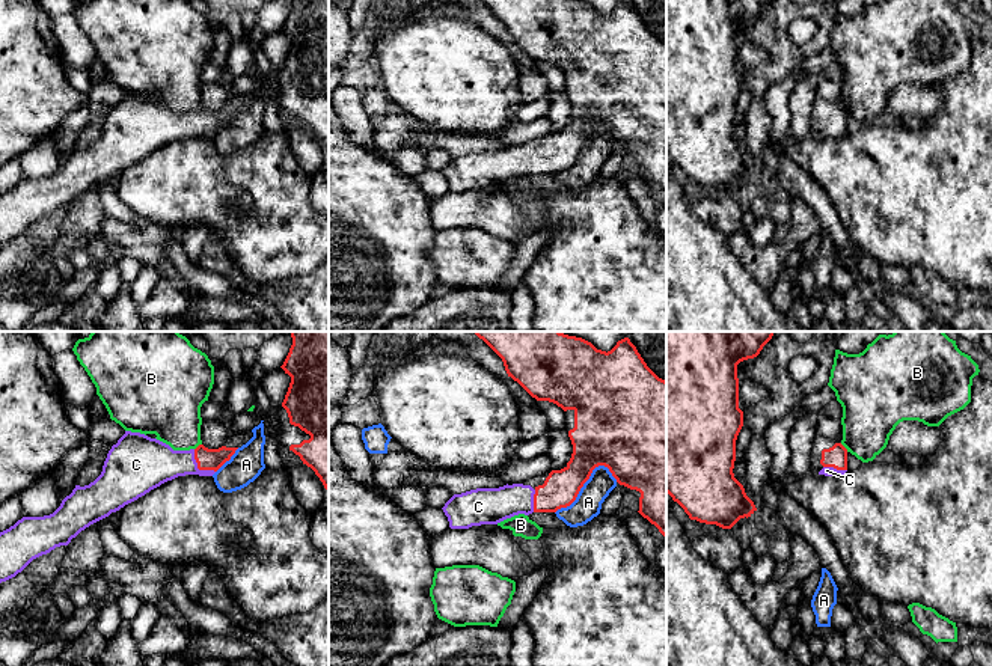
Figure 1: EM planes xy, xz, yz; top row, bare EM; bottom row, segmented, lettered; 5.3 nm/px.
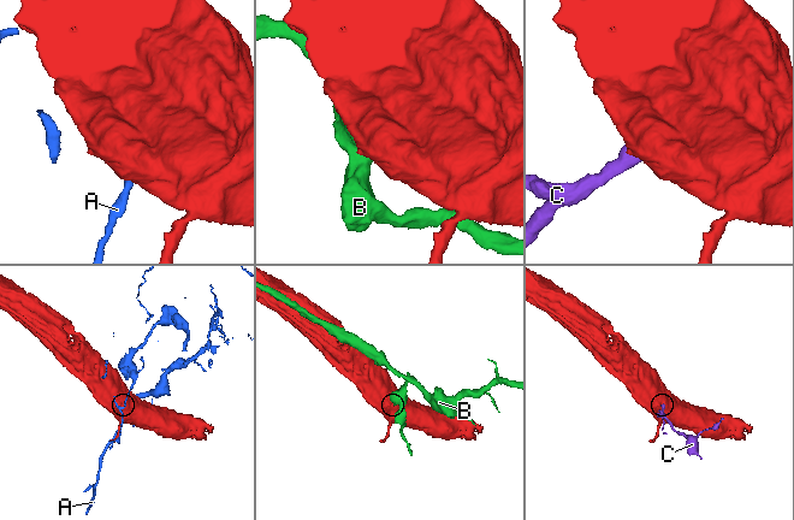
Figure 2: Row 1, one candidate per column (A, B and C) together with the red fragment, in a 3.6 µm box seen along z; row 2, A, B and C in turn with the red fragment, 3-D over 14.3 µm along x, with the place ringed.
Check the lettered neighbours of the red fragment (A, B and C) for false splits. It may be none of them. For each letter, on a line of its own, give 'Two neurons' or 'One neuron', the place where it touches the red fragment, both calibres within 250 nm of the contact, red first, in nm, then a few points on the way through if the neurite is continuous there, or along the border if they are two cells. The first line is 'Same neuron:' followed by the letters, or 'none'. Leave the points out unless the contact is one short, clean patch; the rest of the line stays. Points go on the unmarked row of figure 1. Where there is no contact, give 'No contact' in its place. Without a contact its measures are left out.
Same neuron: C
A: Two neurons. Touches red at xz (585, 143). Thickness 300 nm (red) against 140 nm
B: Two neurons. Touches red at yz (845, 110). Thickness 120 nm (red) against 320 nm. Boundary: yz (840, 106), (848, 113)
C: One neuron. Touches red at xy (198, 130). Thickness 110 nm (red) against 260 nm. Path across: xy (207, 121), (198, 130), (151, 125)

